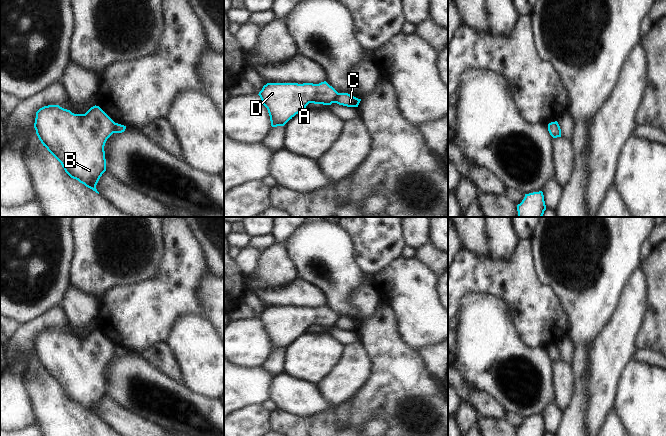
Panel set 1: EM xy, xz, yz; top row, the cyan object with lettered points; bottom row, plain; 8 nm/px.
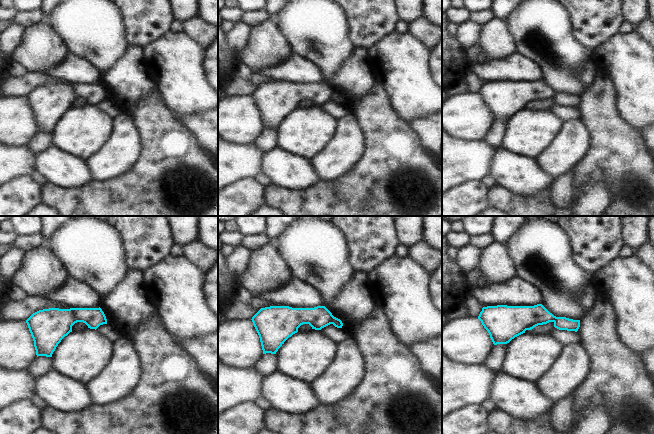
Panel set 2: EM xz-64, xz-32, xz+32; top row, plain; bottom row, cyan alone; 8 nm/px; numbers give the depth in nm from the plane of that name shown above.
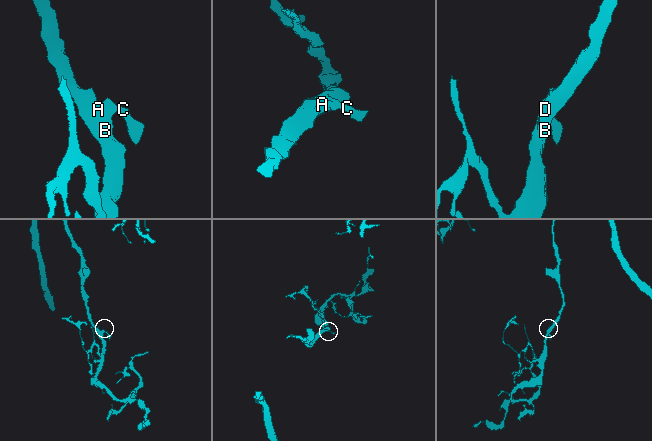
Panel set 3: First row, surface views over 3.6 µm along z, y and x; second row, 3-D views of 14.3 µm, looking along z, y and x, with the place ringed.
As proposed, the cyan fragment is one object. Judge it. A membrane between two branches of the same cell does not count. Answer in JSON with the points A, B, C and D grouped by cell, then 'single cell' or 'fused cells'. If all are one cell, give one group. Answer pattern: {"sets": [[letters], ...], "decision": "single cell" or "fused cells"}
{"sets": [["A", "B", "D"], ["C"]], "decision": "fused cells"}

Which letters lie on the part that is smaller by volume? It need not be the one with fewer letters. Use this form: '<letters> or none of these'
C

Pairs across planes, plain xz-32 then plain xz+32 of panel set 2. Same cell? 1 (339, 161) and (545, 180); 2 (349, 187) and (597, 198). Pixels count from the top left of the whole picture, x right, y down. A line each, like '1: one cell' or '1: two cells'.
1: two cells
2: two cells

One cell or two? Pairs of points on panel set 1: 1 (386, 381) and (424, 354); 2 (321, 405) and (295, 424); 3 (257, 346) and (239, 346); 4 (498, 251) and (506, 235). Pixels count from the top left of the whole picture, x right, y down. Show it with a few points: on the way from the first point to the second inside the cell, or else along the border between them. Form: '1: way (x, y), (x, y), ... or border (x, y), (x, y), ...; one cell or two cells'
1: border (416, 352), (432, 375); two cells
2: border (281, 409), (299, 417), (314, 417), (325, 410); two cells
3: way (253, 346), (243, 346); one cell
4: way (502, 247), (503, 239); one cell

